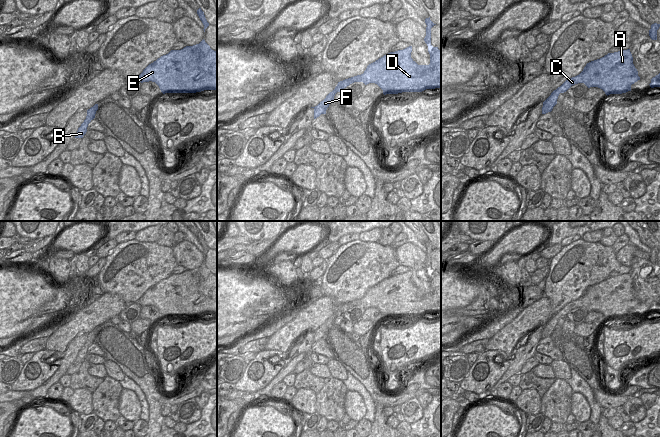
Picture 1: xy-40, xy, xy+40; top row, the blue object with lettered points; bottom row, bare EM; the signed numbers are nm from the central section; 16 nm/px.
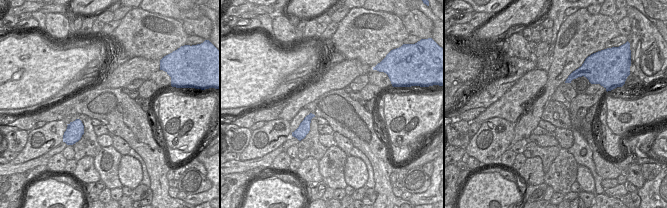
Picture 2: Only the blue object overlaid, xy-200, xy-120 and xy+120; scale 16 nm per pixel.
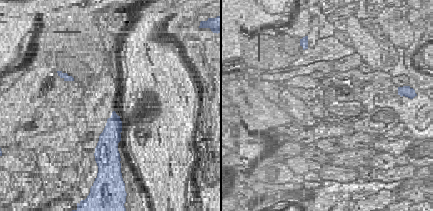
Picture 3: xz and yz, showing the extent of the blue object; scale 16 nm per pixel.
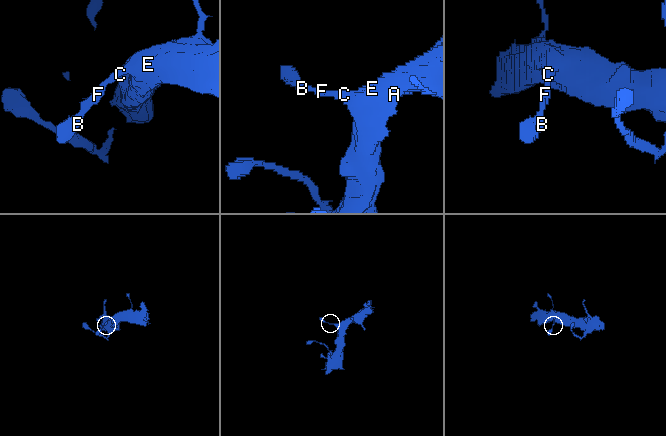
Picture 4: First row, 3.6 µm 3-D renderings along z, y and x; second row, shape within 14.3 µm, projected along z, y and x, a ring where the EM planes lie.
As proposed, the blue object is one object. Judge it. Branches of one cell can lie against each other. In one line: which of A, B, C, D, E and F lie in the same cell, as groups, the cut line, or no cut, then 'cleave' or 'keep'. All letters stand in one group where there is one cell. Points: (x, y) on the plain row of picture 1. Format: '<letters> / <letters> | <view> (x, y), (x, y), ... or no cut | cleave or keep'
A B C D E F | no cut | keep

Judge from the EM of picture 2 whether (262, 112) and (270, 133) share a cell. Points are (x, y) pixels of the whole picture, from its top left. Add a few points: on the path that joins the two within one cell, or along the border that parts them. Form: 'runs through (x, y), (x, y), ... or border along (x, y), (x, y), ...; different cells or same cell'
border along (277, 118), (265, 122); different cells

